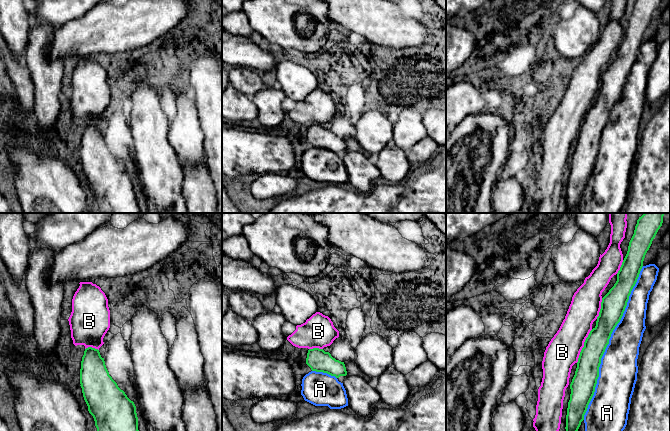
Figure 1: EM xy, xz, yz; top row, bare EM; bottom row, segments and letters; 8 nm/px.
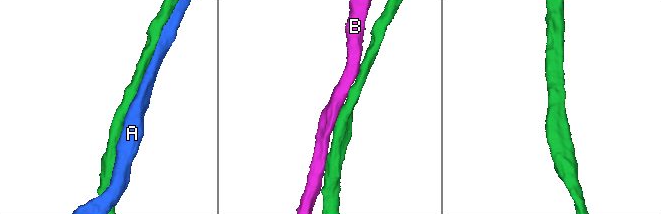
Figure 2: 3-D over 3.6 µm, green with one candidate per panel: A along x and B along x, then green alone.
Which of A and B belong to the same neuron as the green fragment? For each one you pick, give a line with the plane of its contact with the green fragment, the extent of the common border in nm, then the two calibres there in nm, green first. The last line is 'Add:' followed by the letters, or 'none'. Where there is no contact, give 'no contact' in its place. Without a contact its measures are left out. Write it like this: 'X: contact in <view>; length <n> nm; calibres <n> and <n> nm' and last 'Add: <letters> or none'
Add: none

